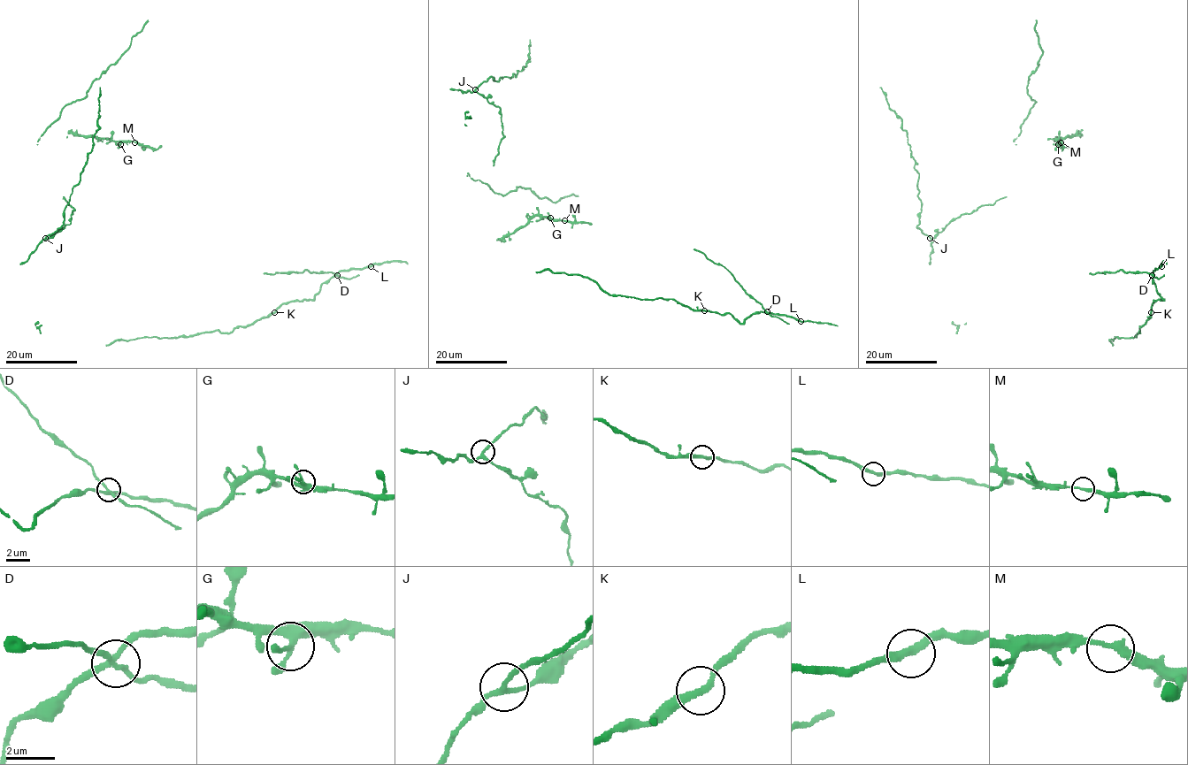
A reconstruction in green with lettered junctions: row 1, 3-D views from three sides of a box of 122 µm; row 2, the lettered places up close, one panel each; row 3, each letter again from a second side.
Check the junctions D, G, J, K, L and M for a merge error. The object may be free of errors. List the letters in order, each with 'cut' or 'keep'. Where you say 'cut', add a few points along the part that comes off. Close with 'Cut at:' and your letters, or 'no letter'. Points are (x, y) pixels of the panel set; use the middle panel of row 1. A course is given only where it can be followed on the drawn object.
D: keep
G: keep
J: keep
K: keep
L: keep
M: keep
Cut at: no letter

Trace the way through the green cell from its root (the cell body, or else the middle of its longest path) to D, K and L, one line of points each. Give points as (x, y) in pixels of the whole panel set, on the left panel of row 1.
D: (187, 336), (217, 330), (230, 332), (234, 328), (269, 317), (282, 304), (313, 300), (321, 285), (337, 275)
K: (187, 336), (217, 330), (230, 332), (274, 312)
L: (187, 336), (217, 330), (230, 332), (269, 317), (282, 304), (313, 300), (321, 285), (341, 271), (371, 266)

